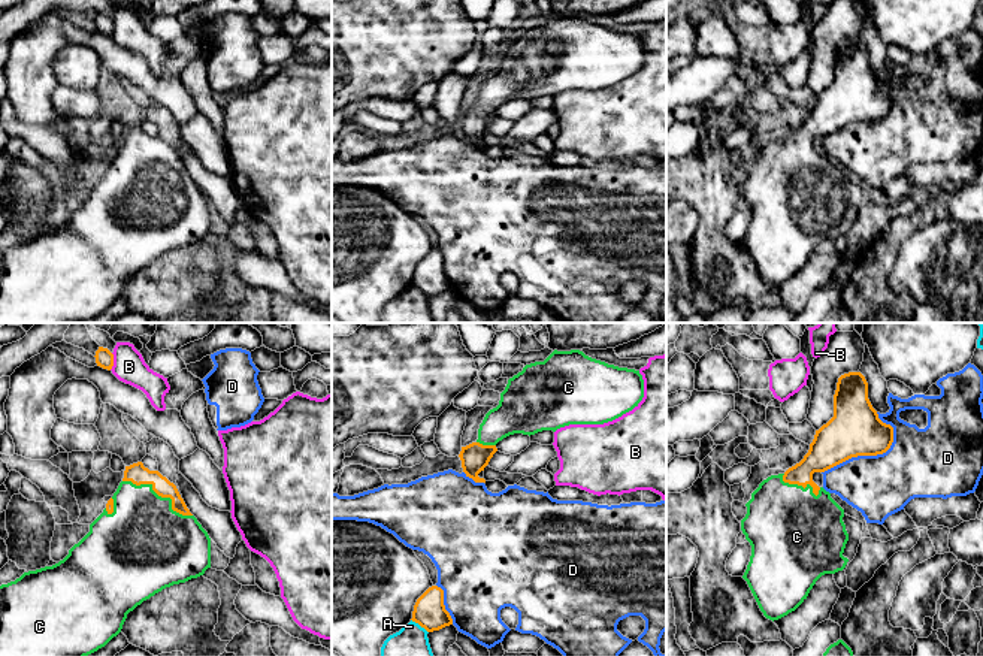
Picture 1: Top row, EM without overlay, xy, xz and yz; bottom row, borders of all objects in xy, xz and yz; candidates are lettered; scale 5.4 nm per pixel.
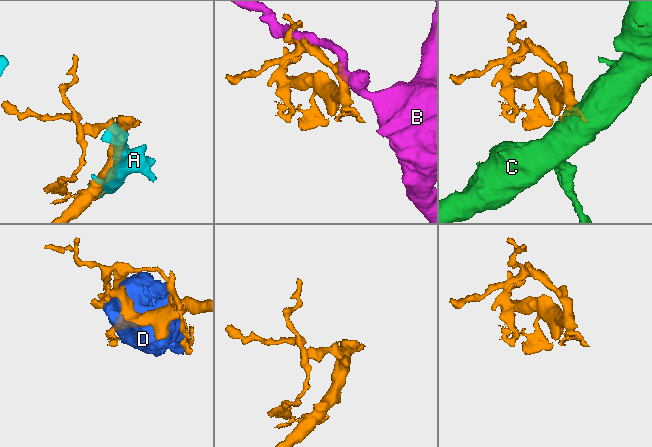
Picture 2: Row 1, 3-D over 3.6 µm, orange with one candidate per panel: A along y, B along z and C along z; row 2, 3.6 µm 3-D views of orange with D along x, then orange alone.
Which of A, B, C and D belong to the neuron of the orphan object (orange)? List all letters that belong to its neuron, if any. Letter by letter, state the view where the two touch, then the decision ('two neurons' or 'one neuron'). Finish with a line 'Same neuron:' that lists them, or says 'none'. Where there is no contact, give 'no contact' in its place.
A: contact in xz; two neurons
B: contact in xy; two neurons
C: contact in xy; one neuron
D: contact in yz; two neurons
Same neuron: C

